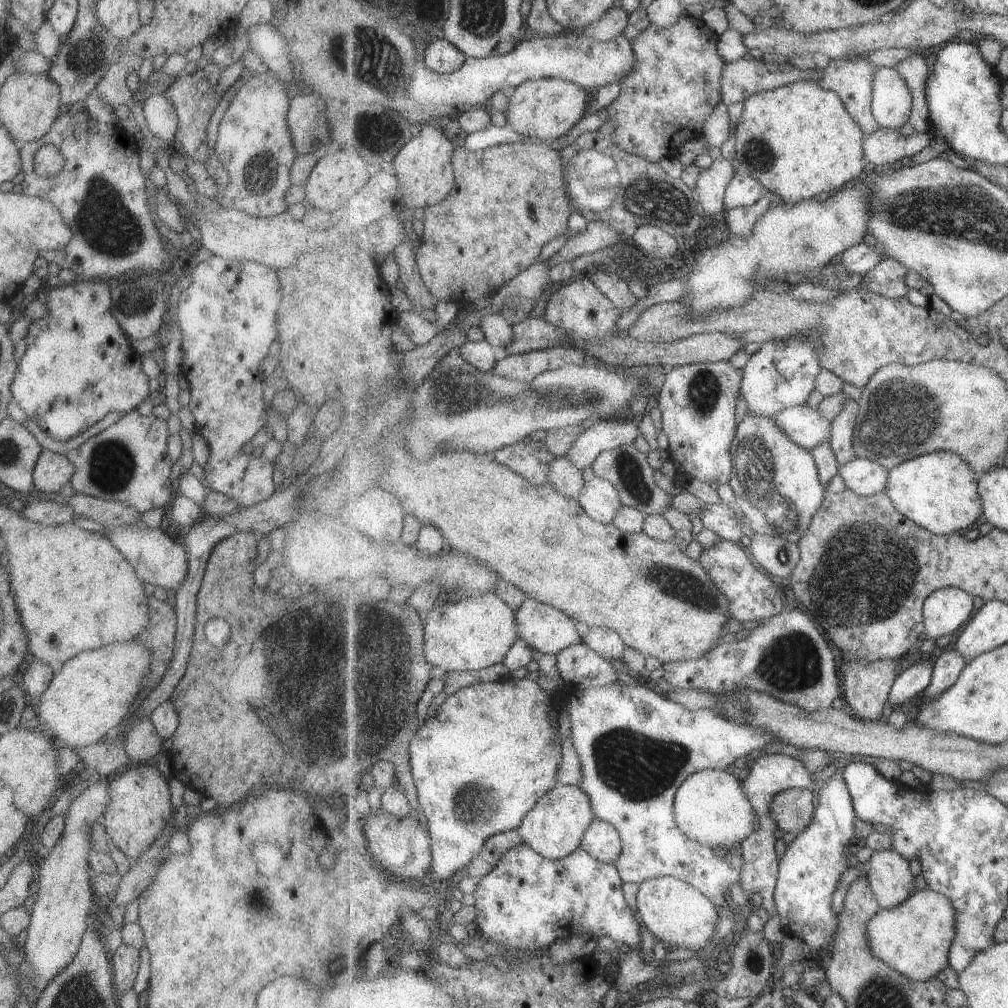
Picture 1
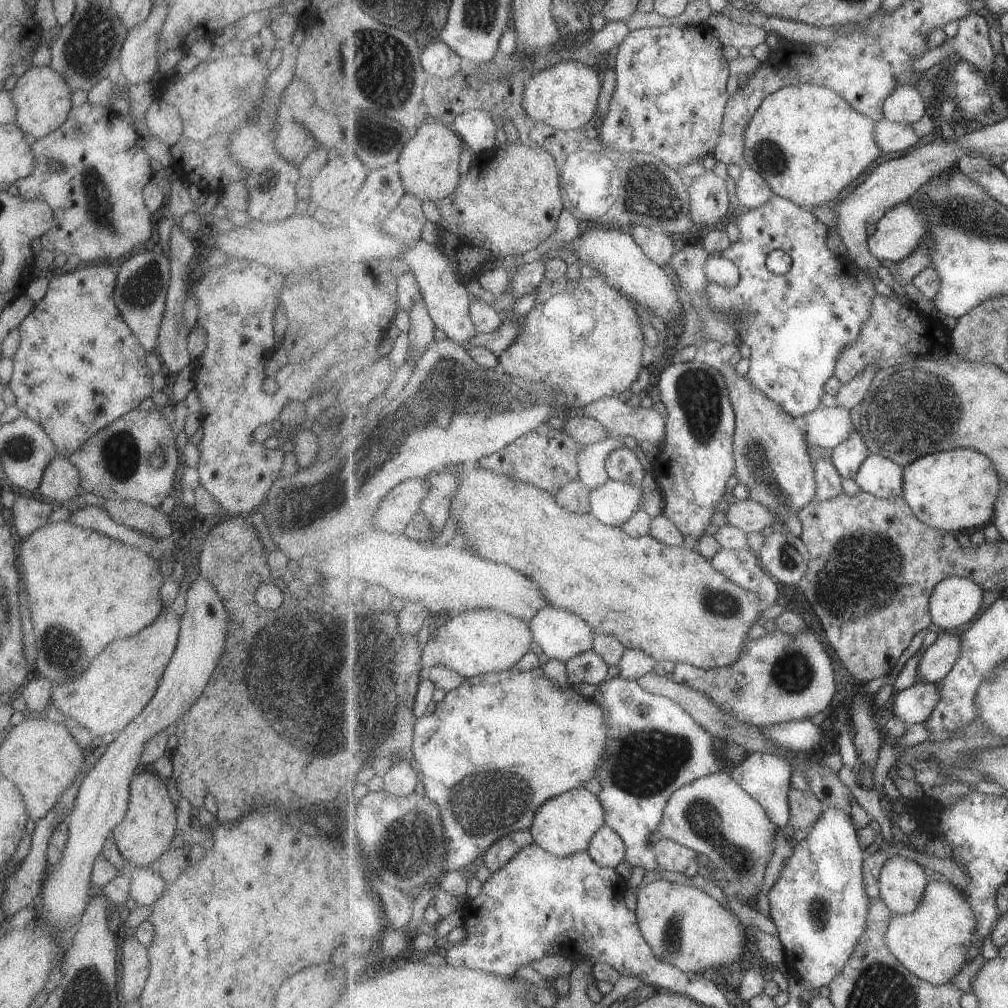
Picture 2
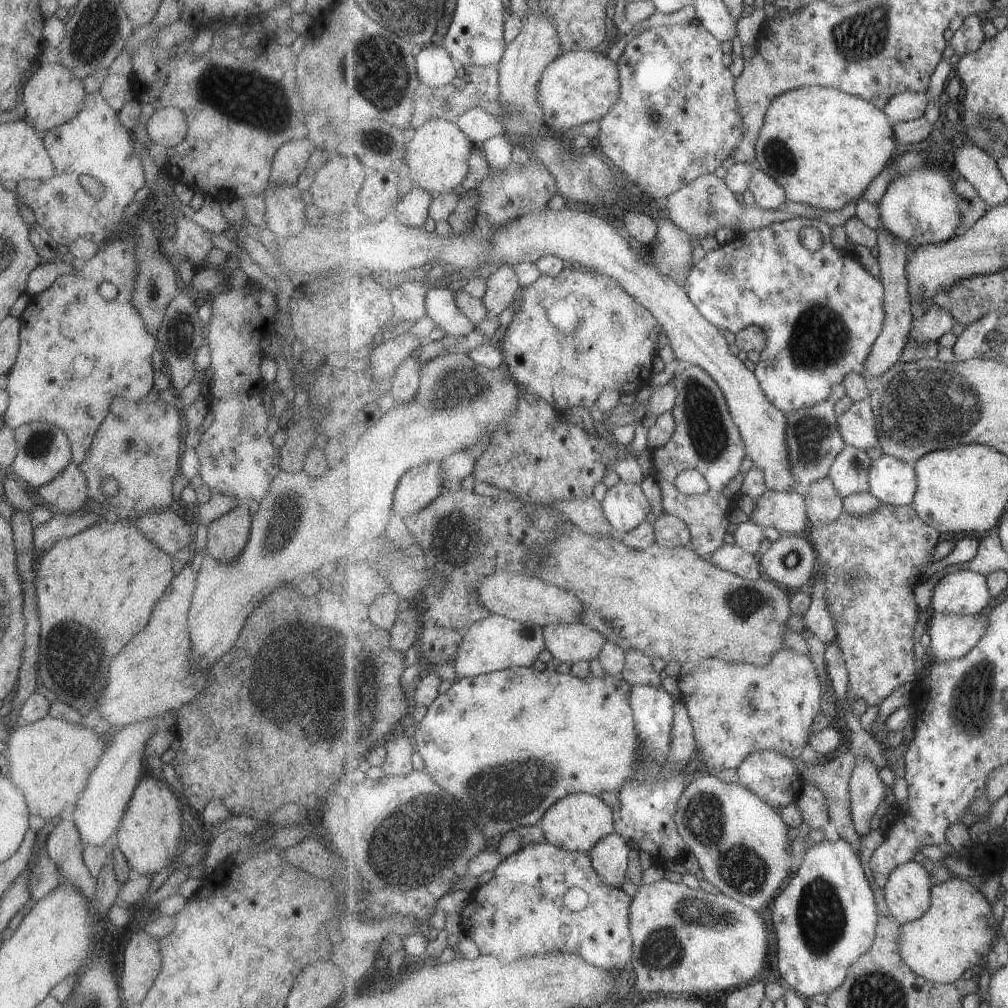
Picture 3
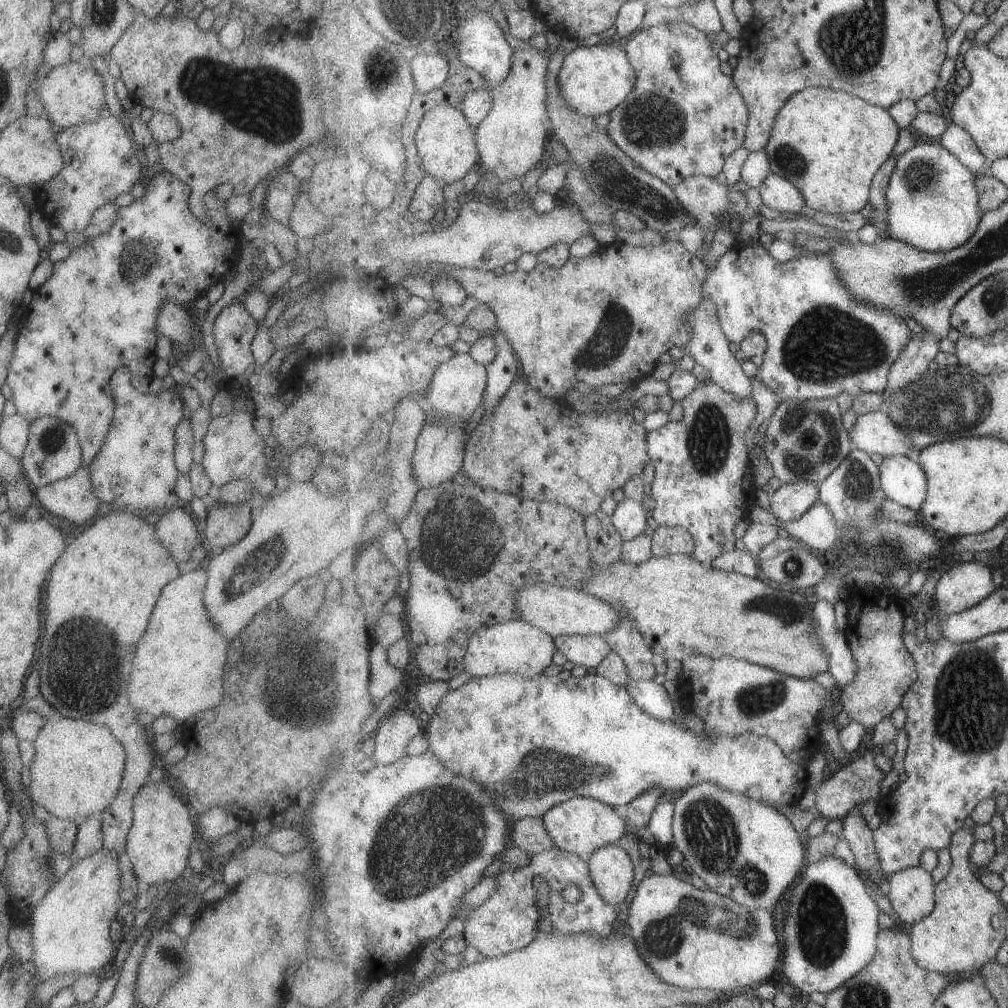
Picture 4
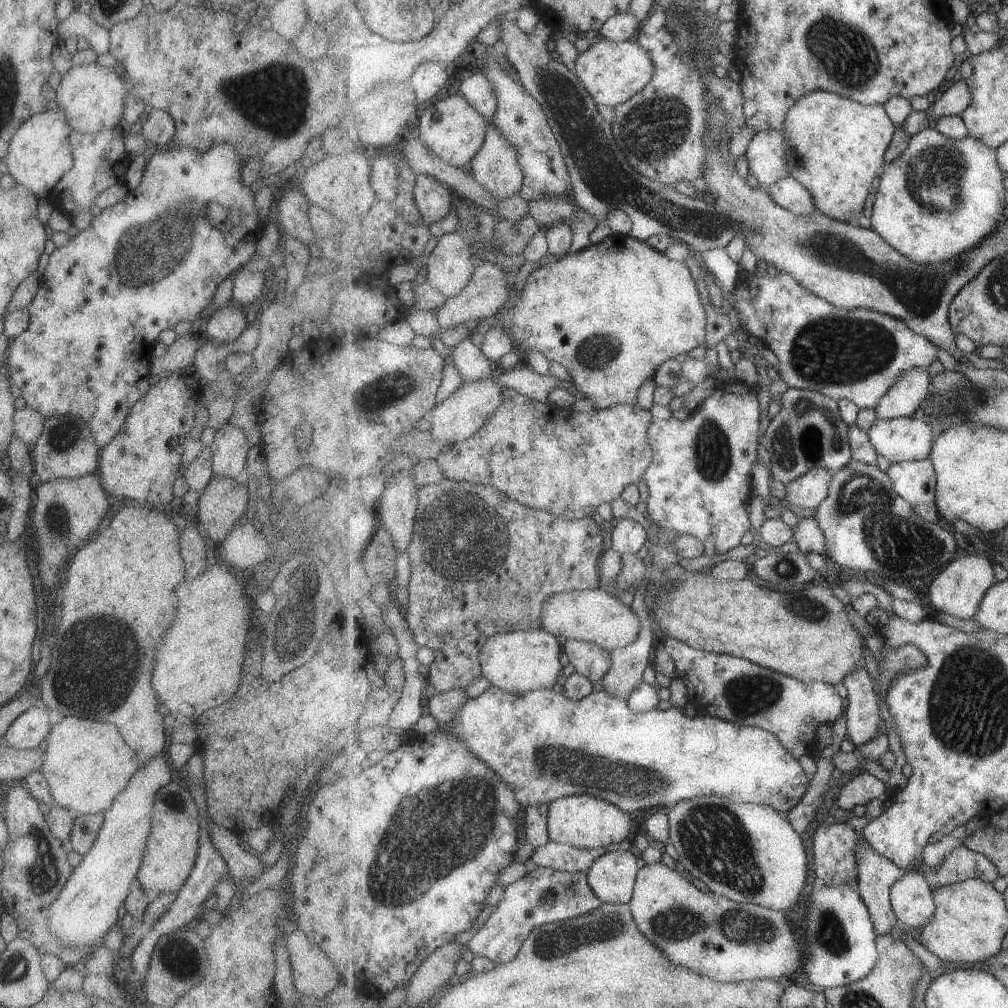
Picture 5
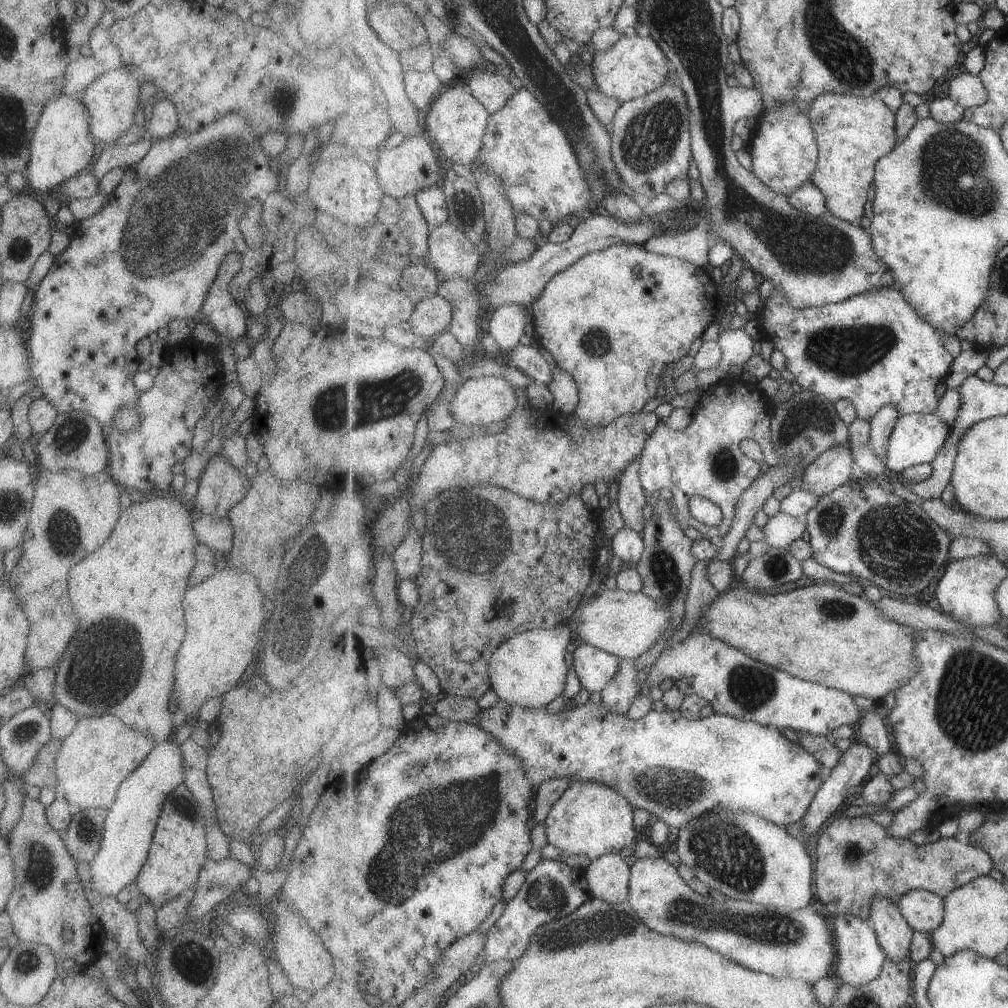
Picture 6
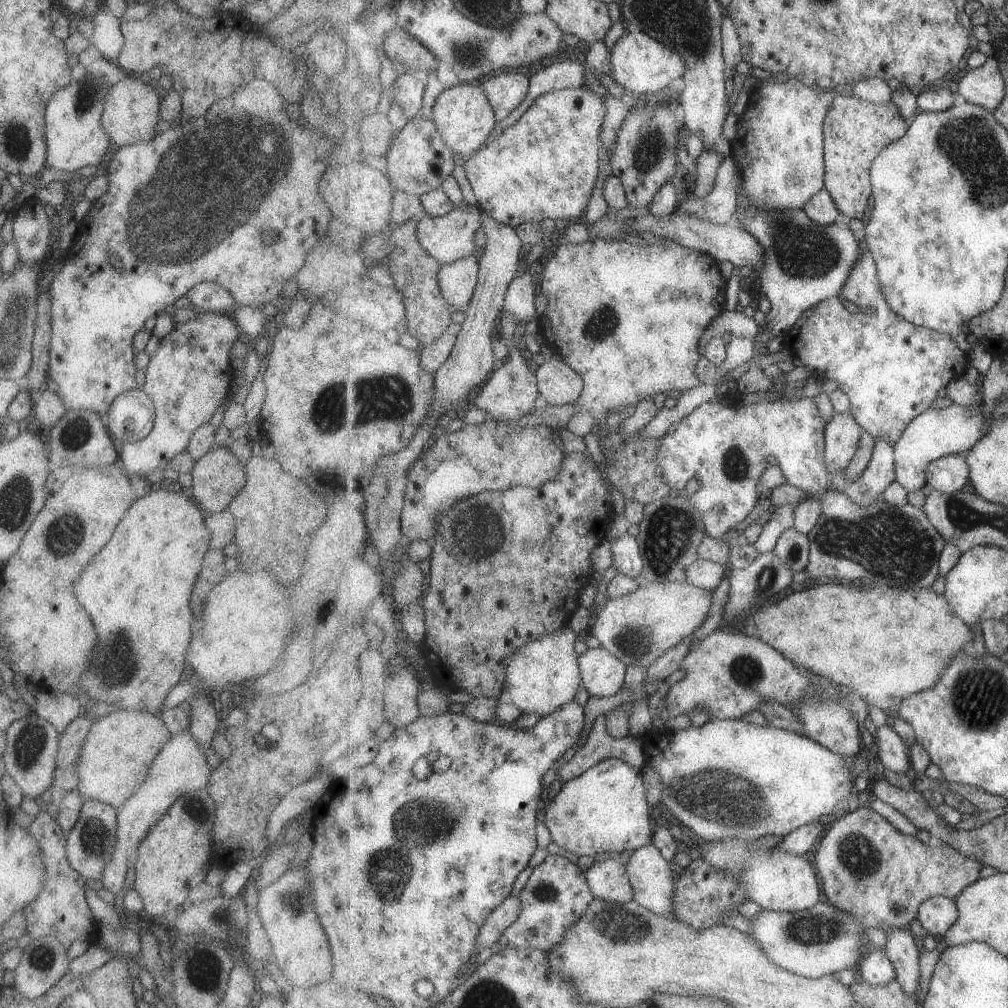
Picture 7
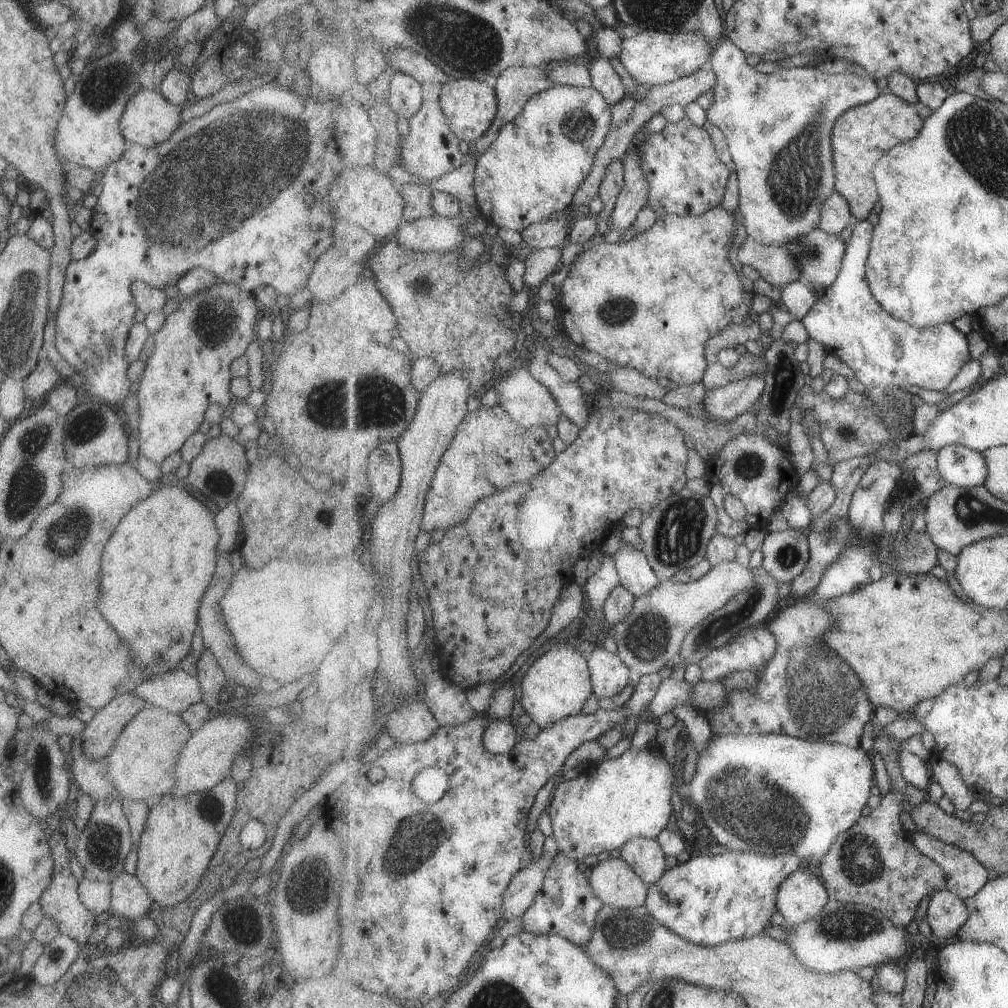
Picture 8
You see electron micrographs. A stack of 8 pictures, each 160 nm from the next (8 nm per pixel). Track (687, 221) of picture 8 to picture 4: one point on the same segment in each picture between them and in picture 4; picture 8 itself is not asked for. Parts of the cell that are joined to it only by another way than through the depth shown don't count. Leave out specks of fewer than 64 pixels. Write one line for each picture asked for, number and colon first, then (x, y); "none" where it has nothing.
4: (608, 317)
5: (611, 314)
6: (614, 320)
7: (628, 319)

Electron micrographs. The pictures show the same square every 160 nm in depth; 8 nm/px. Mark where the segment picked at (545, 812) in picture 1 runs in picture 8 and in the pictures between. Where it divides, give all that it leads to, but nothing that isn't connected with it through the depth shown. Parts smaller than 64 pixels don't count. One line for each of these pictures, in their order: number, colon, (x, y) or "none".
2: (565, 825)
3: (578, 822)
4: (582, 825)
5: (586, 822)
6: (591, 818)
7: (606, 809)
8: (614, 801)

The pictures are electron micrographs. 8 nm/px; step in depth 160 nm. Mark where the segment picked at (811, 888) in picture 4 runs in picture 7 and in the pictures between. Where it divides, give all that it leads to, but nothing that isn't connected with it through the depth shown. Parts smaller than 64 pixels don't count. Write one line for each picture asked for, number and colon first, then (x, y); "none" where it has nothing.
5: (842, 940)
6: (860, 957)
7: (876, 968)

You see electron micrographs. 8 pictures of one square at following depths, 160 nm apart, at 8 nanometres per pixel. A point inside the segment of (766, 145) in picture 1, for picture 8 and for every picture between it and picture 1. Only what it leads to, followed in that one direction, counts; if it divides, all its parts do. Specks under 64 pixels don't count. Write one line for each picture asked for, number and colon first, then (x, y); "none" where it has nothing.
2: (809, 142)
3: (824, 145)
4: (830, 143)
5: (838, 145)
6: (853, 133)
7: (856, 132)
8: (861, 137)

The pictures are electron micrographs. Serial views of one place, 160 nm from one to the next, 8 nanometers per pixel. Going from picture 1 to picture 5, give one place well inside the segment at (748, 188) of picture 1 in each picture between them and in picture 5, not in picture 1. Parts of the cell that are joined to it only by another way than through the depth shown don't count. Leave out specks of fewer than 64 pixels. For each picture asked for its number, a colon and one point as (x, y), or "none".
2: (752, 191)
3: (769, 193)
4: (782, 196)
5: (789, 192)

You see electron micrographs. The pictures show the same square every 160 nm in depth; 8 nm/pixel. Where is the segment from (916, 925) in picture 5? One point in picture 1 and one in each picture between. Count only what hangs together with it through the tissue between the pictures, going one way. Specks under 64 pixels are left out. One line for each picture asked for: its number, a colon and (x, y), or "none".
1: (890, 876)
2: (903, 881)
3: (908, 893)
4: (912, 891)

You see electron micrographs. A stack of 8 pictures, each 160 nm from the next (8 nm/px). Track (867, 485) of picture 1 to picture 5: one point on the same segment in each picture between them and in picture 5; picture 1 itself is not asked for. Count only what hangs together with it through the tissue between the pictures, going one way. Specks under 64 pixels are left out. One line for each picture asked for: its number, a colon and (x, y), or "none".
2: (878, 475)
3: (893, 481)
4: (904, 480)
5: (916, 481)

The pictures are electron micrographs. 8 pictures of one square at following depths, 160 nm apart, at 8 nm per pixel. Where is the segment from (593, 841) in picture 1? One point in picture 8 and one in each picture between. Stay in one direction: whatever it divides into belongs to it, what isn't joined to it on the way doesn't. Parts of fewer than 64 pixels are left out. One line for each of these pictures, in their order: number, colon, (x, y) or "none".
2: (608, 848)
3: (610, 857)
4: (611, 867)
5: (613, 875)
6: (609, 877)
7: (609, 880)
8: (614, 881)

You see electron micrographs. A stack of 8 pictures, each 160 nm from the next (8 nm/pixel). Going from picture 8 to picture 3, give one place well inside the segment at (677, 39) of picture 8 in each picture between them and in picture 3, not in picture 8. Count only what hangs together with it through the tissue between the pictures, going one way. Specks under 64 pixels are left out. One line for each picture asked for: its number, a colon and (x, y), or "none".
3: (580, 86)
4: (596, 79)
5: (613, 71)
6: (634, 67)
7: (643, 66)

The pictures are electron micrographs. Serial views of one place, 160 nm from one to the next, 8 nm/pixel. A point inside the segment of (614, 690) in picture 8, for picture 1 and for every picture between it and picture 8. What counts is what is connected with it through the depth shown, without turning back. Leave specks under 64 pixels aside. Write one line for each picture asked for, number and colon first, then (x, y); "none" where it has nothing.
1: (541, 626)
2: (562, 635)
3: (574, 642)
4: (589, 651)
5: (591, 660)
6: (595, 668)
7: (603, 674)

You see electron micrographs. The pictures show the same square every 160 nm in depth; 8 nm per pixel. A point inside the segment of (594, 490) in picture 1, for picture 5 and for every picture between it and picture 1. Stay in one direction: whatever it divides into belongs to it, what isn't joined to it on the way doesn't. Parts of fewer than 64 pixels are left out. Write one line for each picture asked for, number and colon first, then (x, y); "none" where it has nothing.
2: (614, 503)
3: (626, 506)
4: (630, 518)
5: (628, 536)

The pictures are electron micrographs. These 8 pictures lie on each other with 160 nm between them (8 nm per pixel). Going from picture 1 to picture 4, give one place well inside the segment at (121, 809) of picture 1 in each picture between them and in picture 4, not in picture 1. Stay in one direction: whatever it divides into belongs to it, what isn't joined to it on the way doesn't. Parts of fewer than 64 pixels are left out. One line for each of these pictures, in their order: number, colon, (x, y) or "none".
2: (148, 825)
3: (147, 835)
4: (161, 835)

